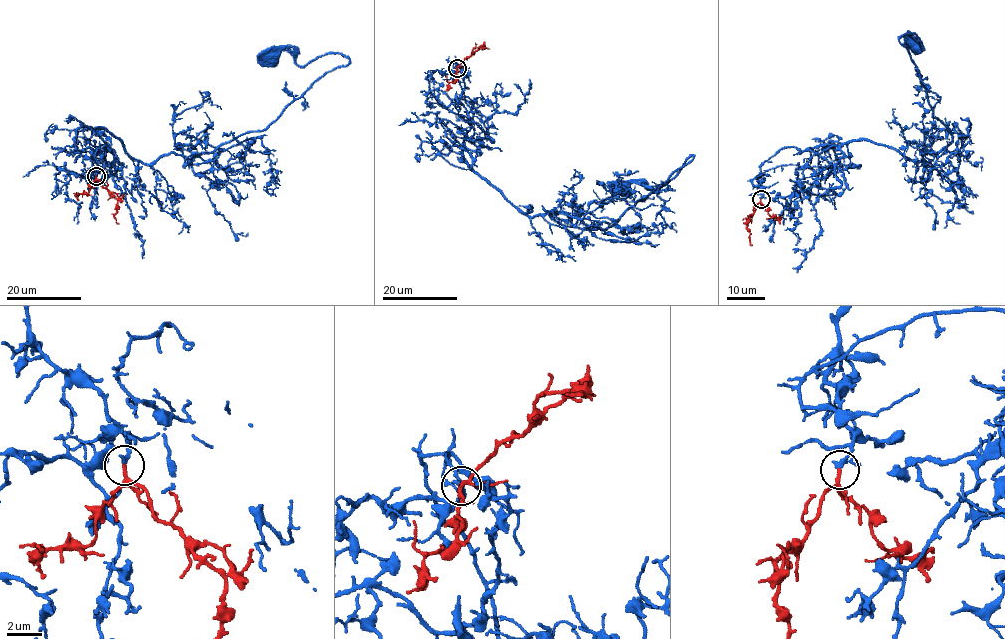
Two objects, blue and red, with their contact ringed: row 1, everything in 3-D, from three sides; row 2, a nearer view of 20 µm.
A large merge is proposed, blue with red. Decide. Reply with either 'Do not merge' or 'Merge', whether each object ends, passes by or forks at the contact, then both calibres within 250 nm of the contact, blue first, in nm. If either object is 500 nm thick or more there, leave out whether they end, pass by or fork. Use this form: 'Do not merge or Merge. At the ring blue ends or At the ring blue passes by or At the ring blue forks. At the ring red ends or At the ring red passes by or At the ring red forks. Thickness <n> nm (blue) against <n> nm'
Merge. At the ring blue passes by. At the ring red passes by. Thickness 170 nm (blue) against 150 nm

